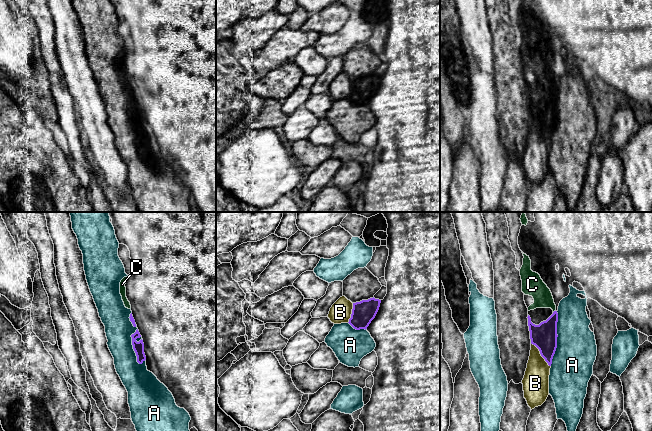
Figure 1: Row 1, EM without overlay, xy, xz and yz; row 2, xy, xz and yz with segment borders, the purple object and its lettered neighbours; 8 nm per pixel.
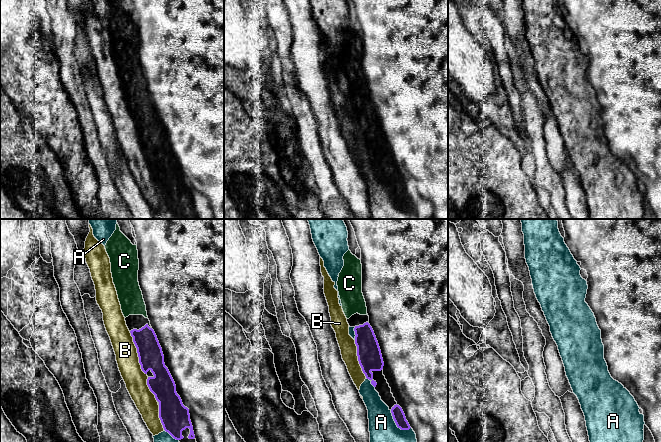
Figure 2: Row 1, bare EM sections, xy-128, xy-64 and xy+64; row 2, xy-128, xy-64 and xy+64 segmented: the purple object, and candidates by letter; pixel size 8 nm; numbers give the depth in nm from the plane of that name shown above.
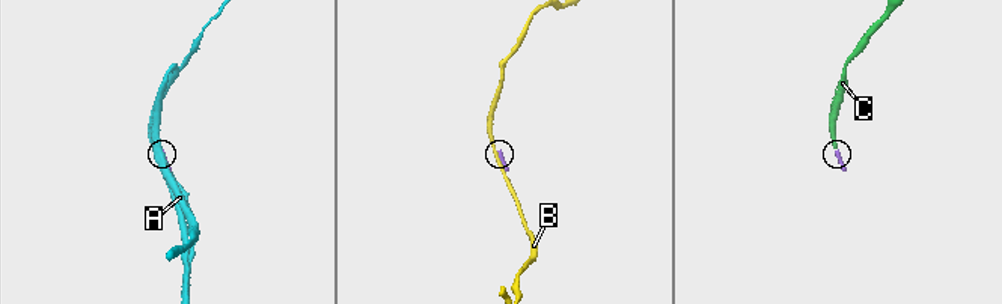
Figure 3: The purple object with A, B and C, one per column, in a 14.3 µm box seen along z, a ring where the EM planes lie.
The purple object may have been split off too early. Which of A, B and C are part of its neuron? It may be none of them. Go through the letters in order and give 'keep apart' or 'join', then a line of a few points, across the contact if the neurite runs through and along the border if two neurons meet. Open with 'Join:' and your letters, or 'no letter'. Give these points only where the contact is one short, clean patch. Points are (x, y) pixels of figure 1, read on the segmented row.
Join: C
A: keep apart
B: keep apart; line yz (531, 343), (538, 349), (540, 355), (550, 366)
C: join; line yz (544, 336), (554, 317), (554, 311), (535, 287)

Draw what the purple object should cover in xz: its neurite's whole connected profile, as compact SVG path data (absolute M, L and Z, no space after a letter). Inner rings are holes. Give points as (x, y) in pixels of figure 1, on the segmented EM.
M370 298L360 302L353 303L353 309L349 324L356 330L367 329L371 321L375 318L381 300Z

